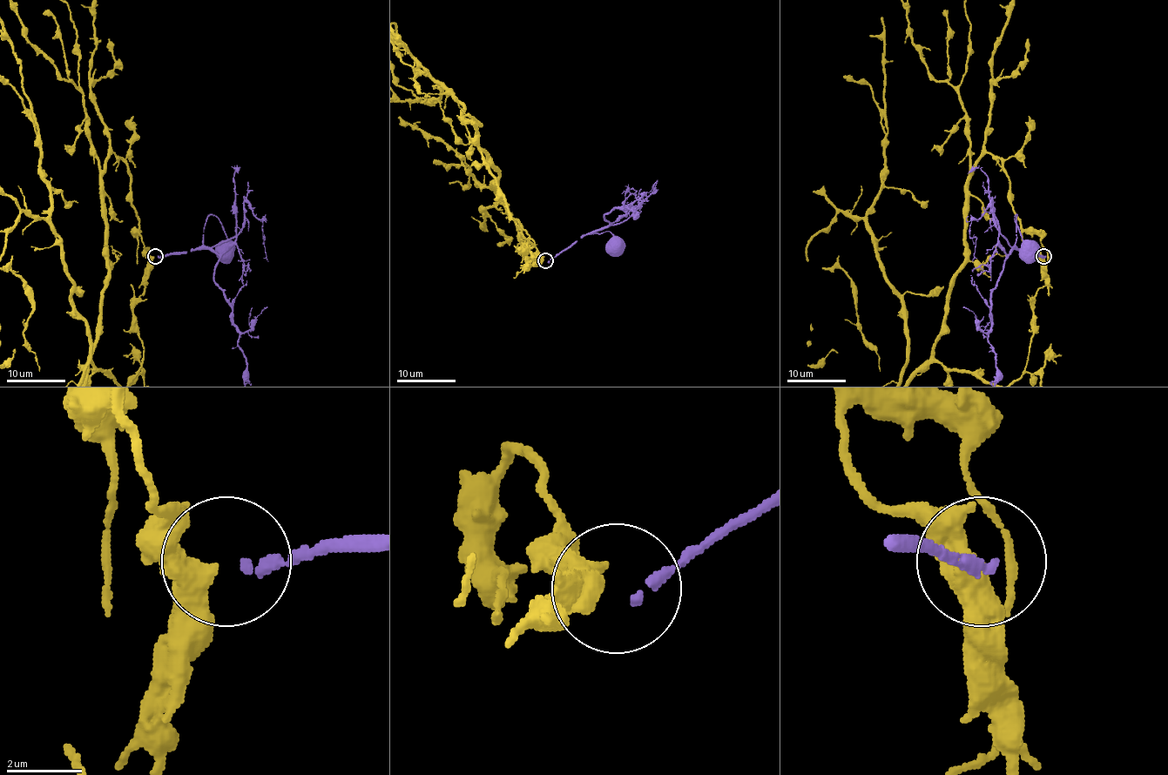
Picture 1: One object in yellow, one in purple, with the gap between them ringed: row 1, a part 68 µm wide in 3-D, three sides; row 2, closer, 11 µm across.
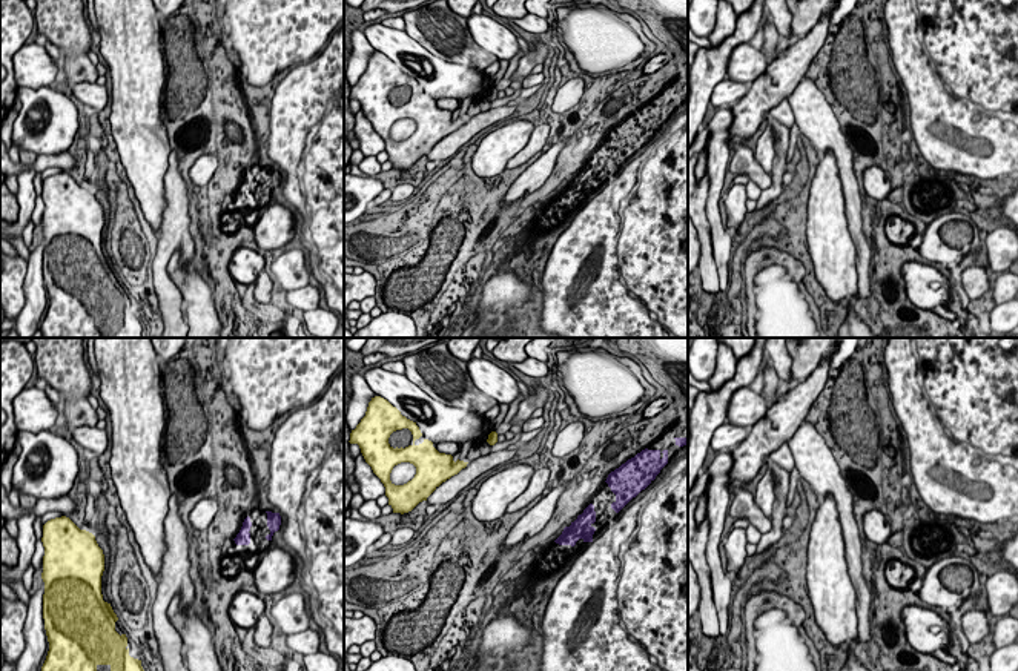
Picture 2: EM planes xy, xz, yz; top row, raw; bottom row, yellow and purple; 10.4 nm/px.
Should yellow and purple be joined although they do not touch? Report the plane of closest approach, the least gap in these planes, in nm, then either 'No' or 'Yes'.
Closest in xz. Distance 1150 nm. No

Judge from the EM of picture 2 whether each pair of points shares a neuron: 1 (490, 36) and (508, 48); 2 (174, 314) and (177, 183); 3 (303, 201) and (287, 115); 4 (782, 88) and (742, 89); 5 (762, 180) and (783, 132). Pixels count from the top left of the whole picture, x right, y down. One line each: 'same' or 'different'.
1: same
2: same
3: same
4: different
5: different

